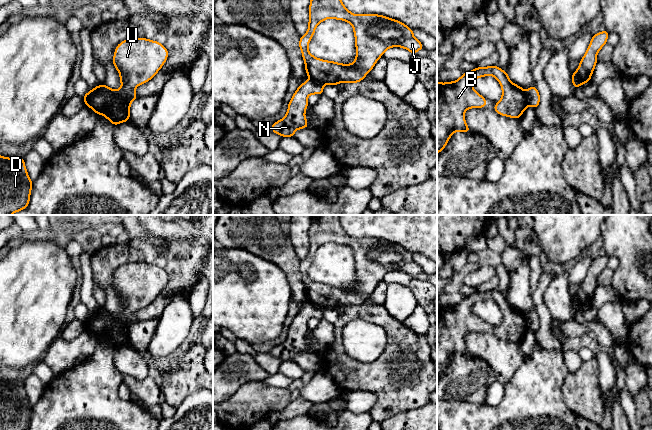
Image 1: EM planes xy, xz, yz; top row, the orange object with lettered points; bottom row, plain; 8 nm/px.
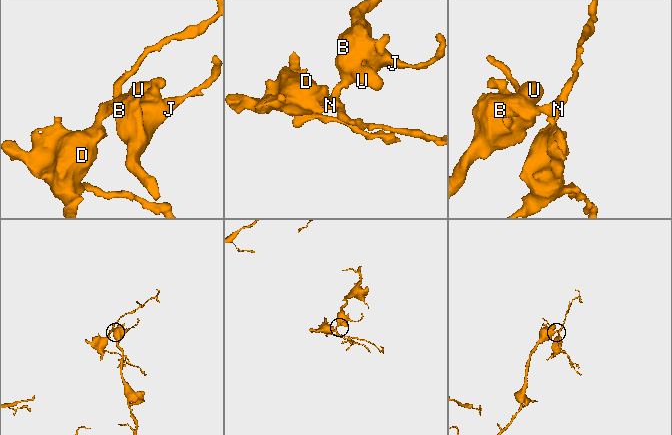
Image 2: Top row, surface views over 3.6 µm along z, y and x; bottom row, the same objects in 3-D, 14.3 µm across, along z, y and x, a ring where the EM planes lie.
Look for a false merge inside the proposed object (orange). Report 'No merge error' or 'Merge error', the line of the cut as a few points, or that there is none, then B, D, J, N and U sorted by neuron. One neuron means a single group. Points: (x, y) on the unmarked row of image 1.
Merge error. Split along xz (310, 302), (322, 309). Groups: B J U / D N

